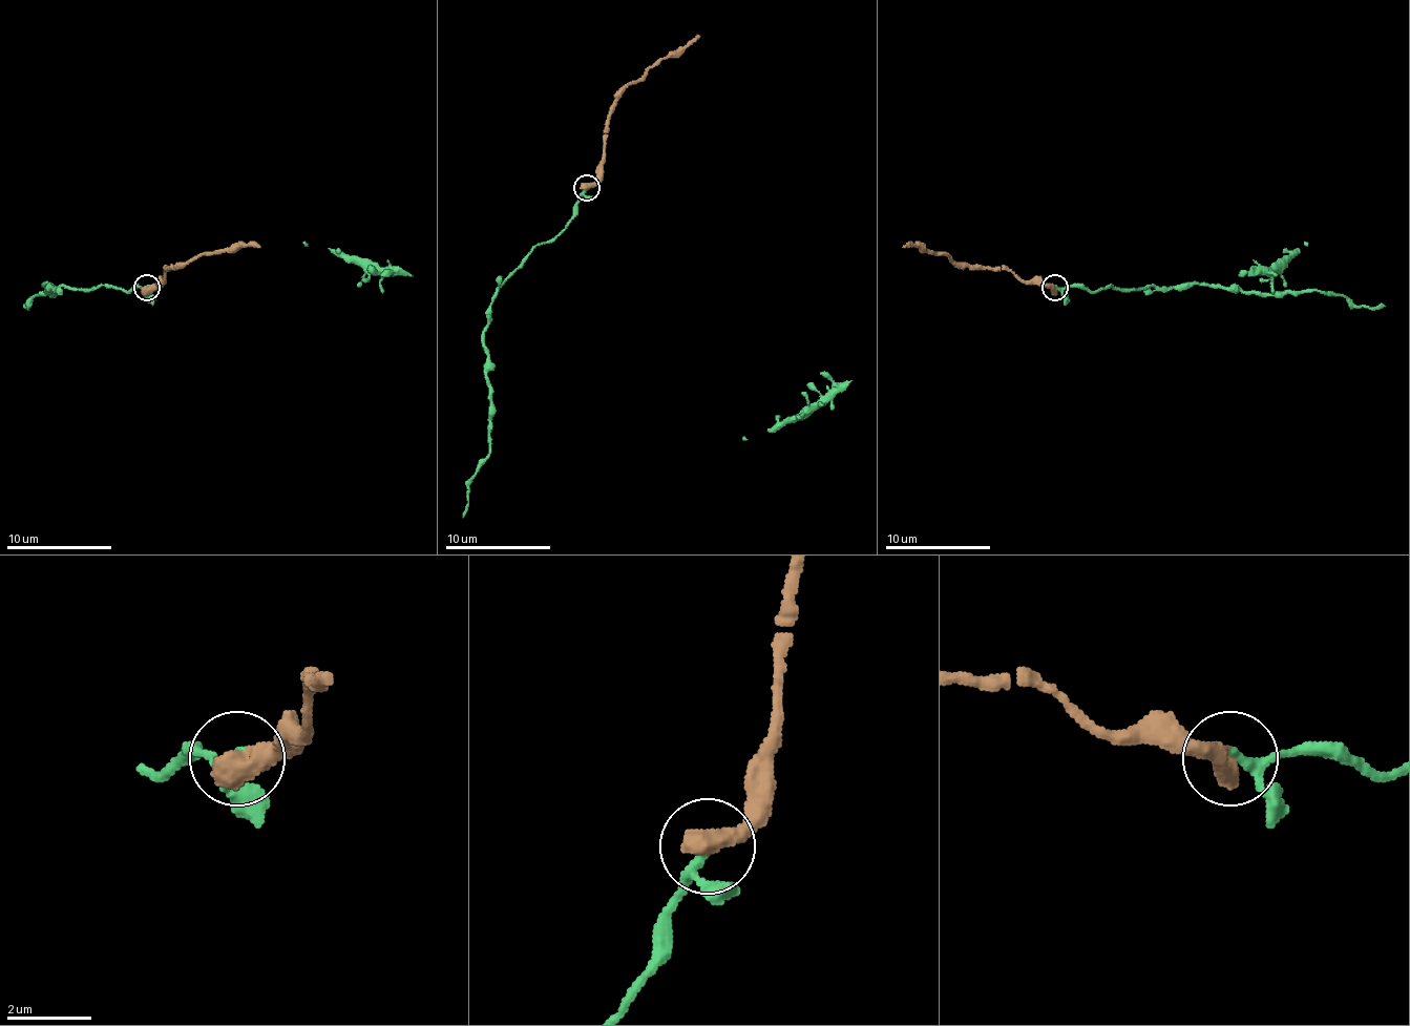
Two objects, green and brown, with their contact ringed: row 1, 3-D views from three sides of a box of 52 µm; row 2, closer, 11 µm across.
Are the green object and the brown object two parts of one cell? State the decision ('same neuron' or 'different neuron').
same neuron

